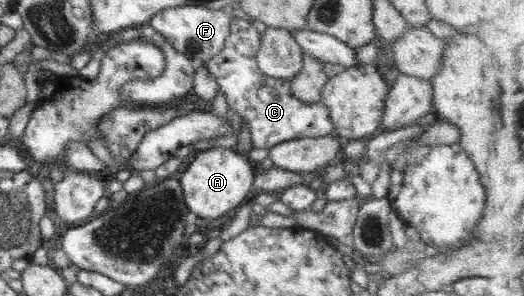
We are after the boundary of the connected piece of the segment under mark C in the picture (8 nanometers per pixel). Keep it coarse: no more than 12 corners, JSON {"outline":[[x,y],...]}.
{"outline":[[238,17],[203,65],[252,146],[333,132],[322,101],[259,70],[260,34]]}

